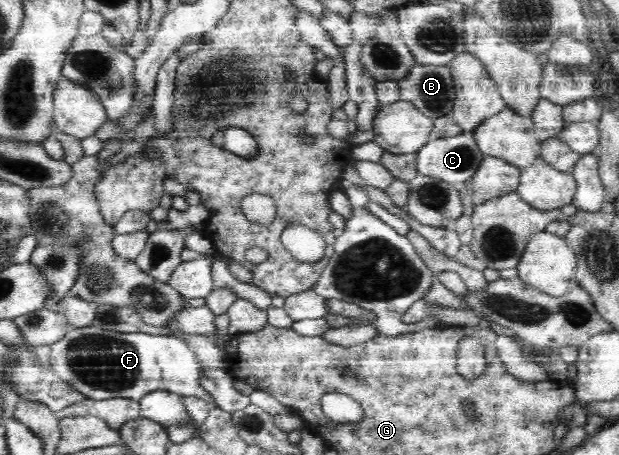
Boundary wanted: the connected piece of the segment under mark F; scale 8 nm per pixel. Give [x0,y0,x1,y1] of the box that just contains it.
[46,326,215,406]

